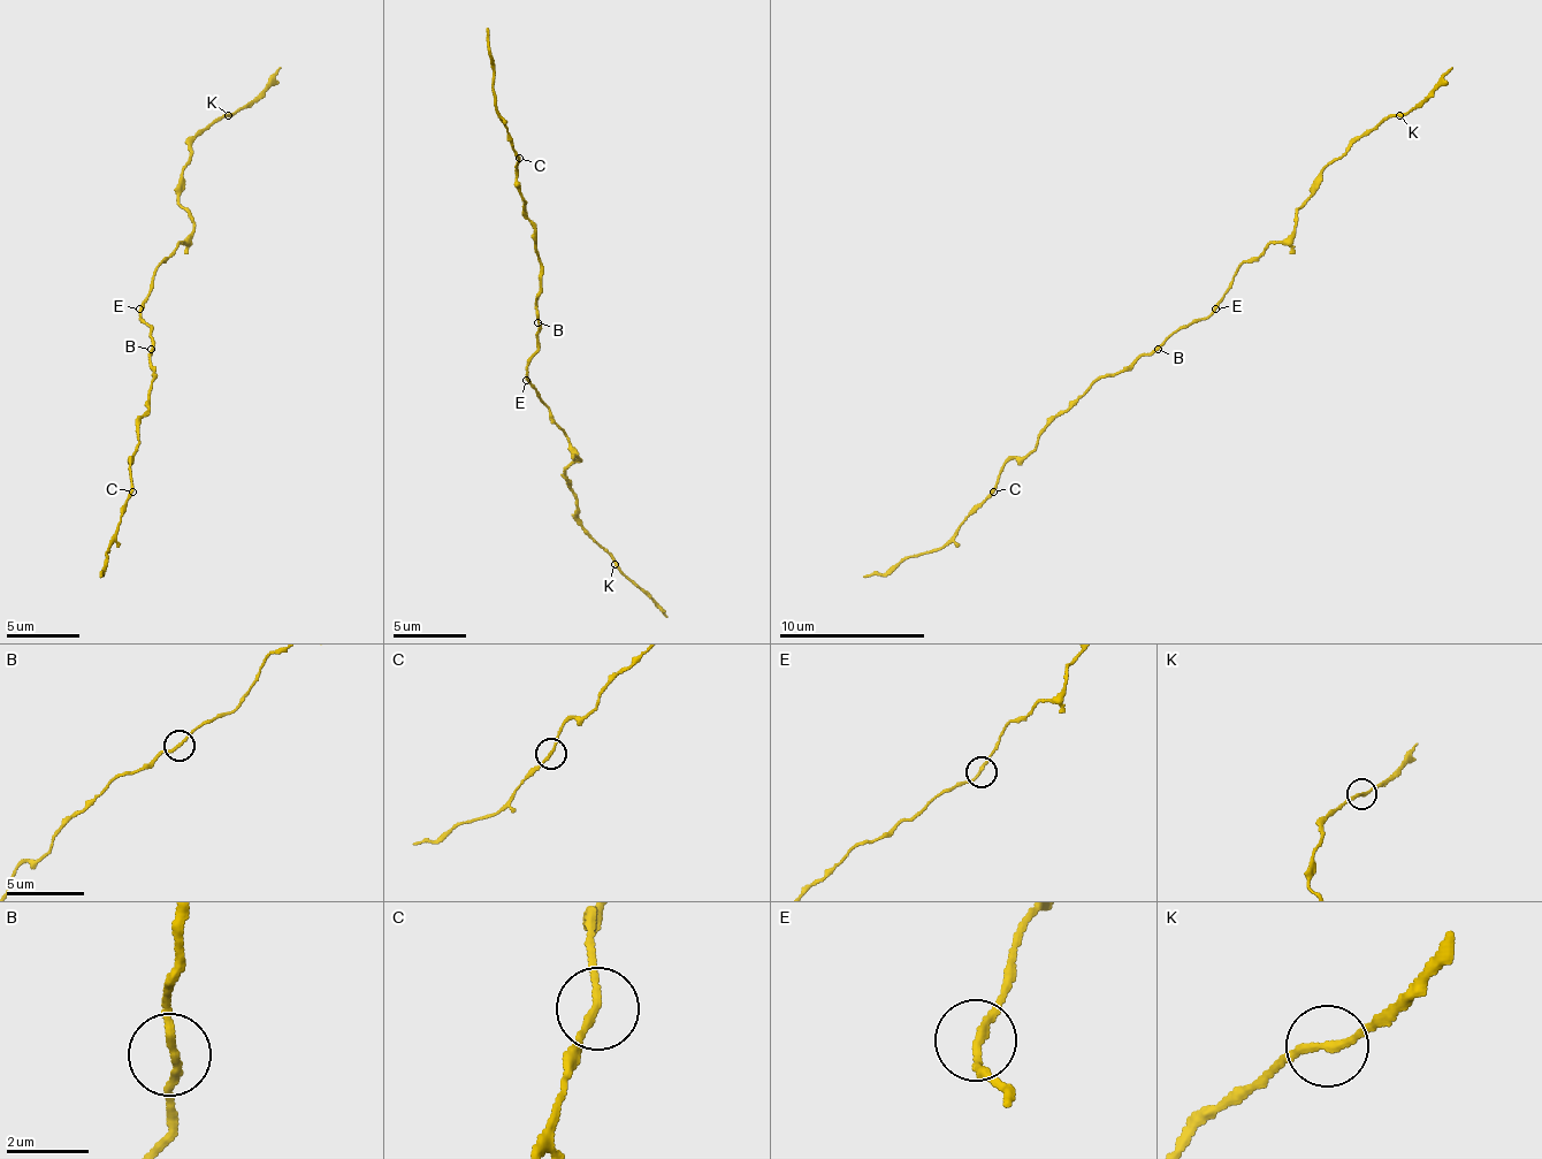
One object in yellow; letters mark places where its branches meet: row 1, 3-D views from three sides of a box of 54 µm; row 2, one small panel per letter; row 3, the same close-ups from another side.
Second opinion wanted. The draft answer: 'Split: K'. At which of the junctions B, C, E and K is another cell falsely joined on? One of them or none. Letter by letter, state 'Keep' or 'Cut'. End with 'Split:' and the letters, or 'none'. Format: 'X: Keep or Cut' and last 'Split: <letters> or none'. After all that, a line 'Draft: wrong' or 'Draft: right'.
B: Keep
C: Keep
E: Keep
K: Cut
Split: K
Draft: right

